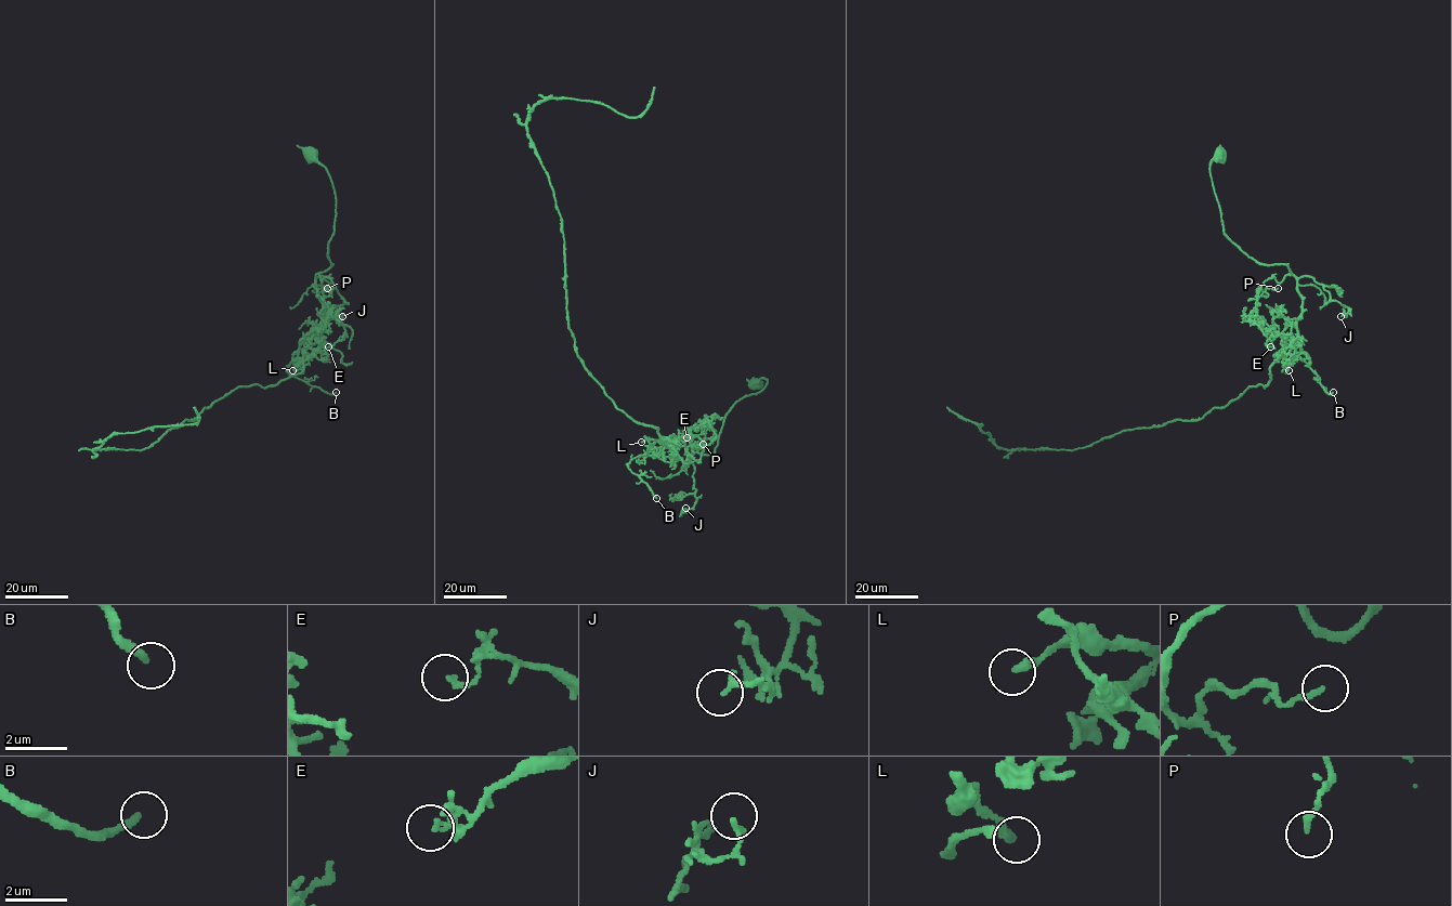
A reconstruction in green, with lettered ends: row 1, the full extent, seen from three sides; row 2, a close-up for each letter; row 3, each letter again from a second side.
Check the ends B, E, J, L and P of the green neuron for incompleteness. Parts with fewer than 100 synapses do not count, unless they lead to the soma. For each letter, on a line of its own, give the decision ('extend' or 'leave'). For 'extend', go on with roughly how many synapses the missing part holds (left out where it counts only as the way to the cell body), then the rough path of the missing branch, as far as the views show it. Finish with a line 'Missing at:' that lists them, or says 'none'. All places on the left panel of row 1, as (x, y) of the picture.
B: leave
E: leave
J: leave
L: leave
P: leave
Missing at: none

